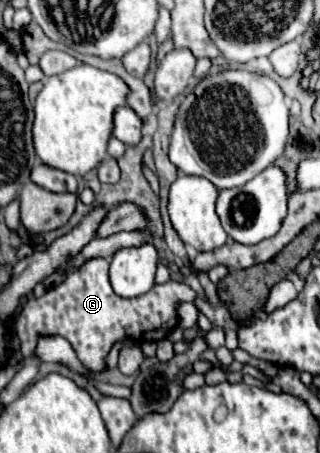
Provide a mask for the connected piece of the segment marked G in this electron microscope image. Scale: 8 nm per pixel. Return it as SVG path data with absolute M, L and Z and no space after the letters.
M92 258L80 268L66 266L64 280L46 290L40 298L30 298L16 320L16 334L22 344L22 352L36 346L38 336L58 334L64 336L76 350L80 362L90 370L104 370L104 358L110 346L120 338L130 338L134 342L158 342L164 340L178 324L178 306L182 302L192 302L196 290L178 280L166 284L154 284L150 292L138 298L120 298L114 294L108 280L108 260Z

